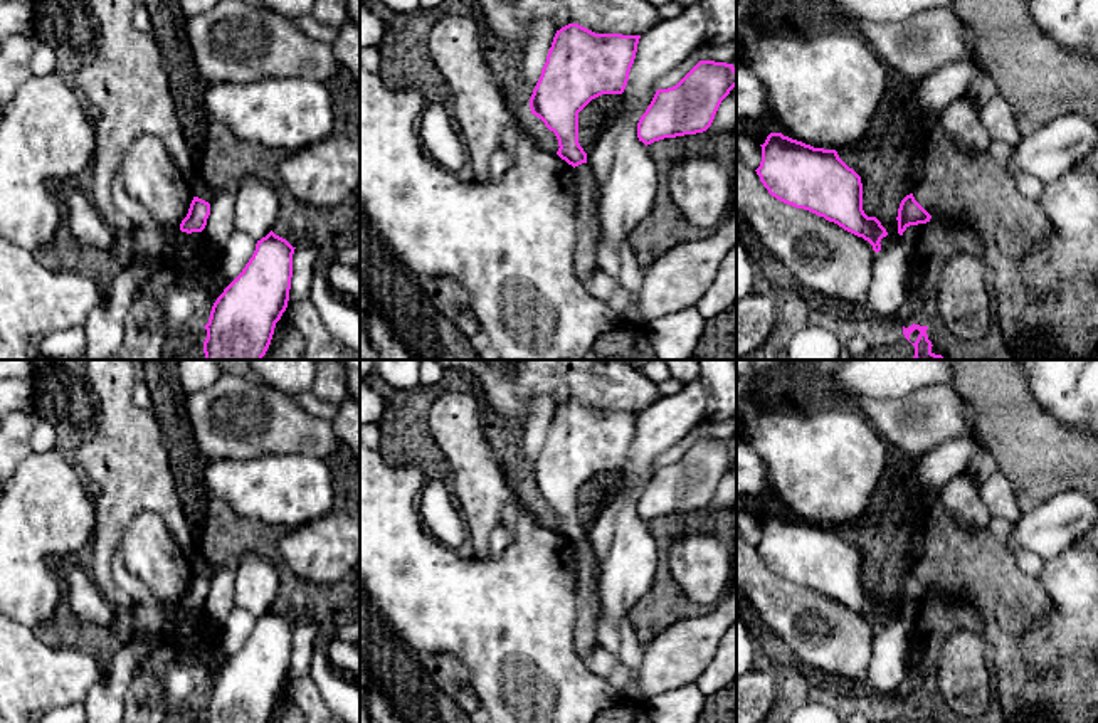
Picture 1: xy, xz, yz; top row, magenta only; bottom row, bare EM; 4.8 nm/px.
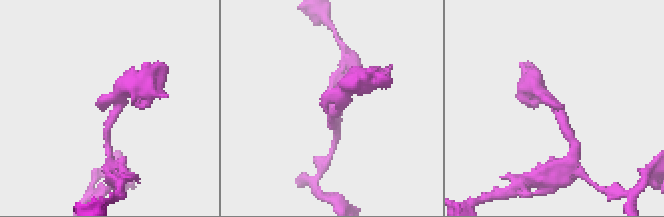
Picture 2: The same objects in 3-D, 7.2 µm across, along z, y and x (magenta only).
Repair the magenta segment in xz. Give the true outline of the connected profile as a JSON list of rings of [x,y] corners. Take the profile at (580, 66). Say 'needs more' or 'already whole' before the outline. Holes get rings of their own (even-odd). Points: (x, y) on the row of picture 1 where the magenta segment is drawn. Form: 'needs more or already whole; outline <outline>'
already whole; outline [[[578,24],[557,30],[530,109],[555,133],[557,155],[573,168],[587,163],[578,143],[578,113],[602,94],[624,92],[639,39],[595,34]]]

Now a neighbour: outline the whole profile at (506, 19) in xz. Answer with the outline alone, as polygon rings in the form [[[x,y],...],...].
[[[474,0],[479,20],[496,35],[516,72],[526,50],[526,27],[552,18],[560,30],[578,24],[595,34],[641,35],[662,17],[647,0]]]

